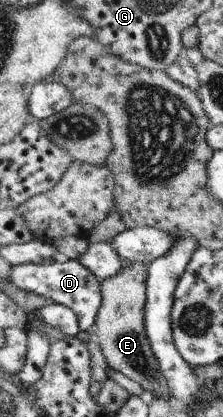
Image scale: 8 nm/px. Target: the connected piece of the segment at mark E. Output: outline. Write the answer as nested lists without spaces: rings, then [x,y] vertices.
[[[133,262],[119,274],[102,283],[104,303],[98,317],[95,339],[104,350],[108,364],[115,370],[141,383],[148,397],[170,395],[170,384],[160,369],[159,361],[146,333],[146,304],[150,265],[147,262]]]

